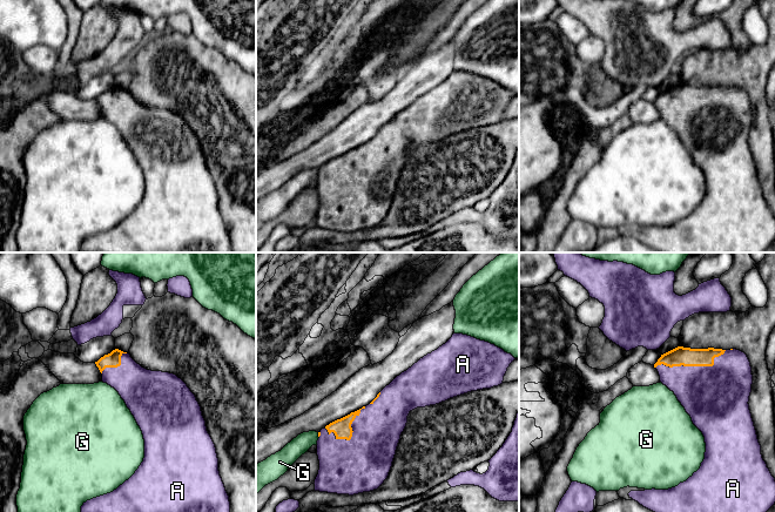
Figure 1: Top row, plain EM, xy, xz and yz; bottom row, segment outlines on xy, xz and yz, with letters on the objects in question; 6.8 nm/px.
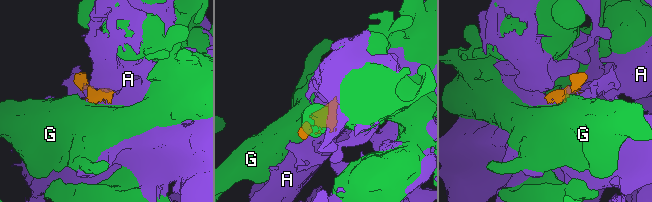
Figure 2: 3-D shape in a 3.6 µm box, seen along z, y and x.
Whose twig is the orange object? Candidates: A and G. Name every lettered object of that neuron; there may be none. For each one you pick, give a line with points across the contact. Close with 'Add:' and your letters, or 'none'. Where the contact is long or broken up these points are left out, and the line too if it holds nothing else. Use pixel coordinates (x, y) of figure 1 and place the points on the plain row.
Add: A

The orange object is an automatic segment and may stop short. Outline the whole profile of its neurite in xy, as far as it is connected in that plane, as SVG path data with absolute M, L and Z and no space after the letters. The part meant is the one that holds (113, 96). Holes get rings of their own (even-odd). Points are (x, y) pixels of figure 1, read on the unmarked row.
M119 86L95 99L102 119L114 124L140 163L144 195L135 210L110 230L87 237L81 252L230 252L215 181L195 132L174 110L151 108Z

